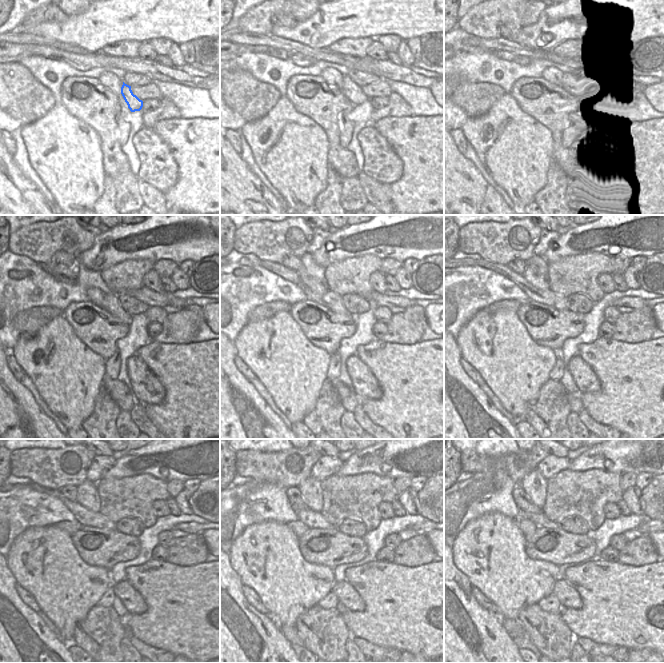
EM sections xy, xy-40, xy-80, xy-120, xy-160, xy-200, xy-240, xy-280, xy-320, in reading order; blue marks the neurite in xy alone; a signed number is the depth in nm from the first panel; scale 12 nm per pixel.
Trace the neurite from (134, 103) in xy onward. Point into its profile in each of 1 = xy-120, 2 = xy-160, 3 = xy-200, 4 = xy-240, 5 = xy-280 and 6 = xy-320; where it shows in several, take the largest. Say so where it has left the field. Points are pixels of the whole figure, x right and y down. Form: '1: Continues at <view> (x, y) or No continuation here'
1: Continues at xy-120 (110, 303)
2: Continues at xy-160 (333, 301)
3: Continues at xy-200 (548, 297)
4: Continues at xy-240 (84, 516)
5: Continues at xy-280 (312, 519)
6: Continues at xy-320 (540, 520).

